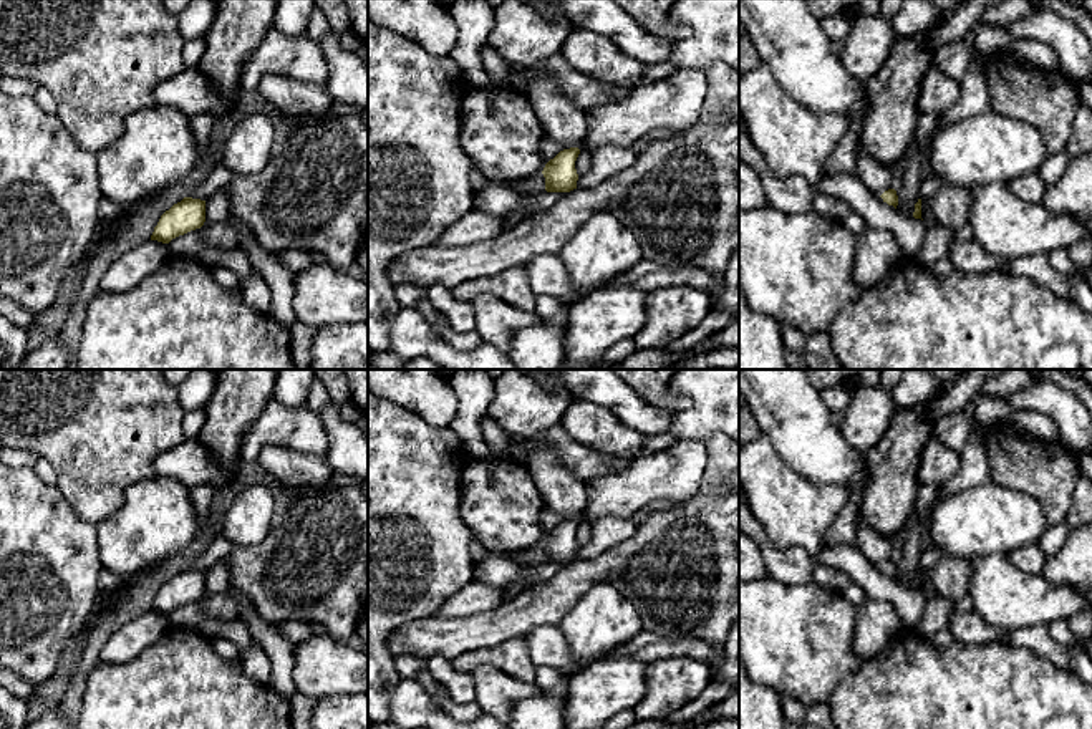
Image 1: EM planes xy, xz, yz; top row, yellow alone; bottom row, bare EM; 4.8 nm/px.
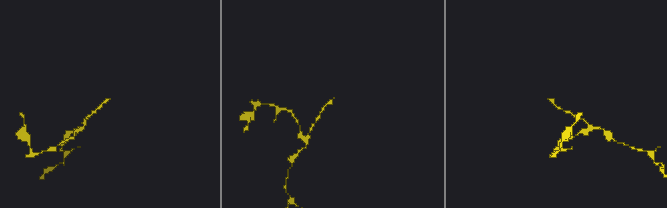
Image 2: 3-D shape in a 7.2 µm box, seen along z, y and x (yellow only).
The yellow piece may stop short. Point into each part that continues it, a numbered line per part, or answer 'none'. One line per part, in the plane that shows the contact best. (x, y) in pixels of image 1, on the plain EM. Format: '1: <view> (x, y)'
none

